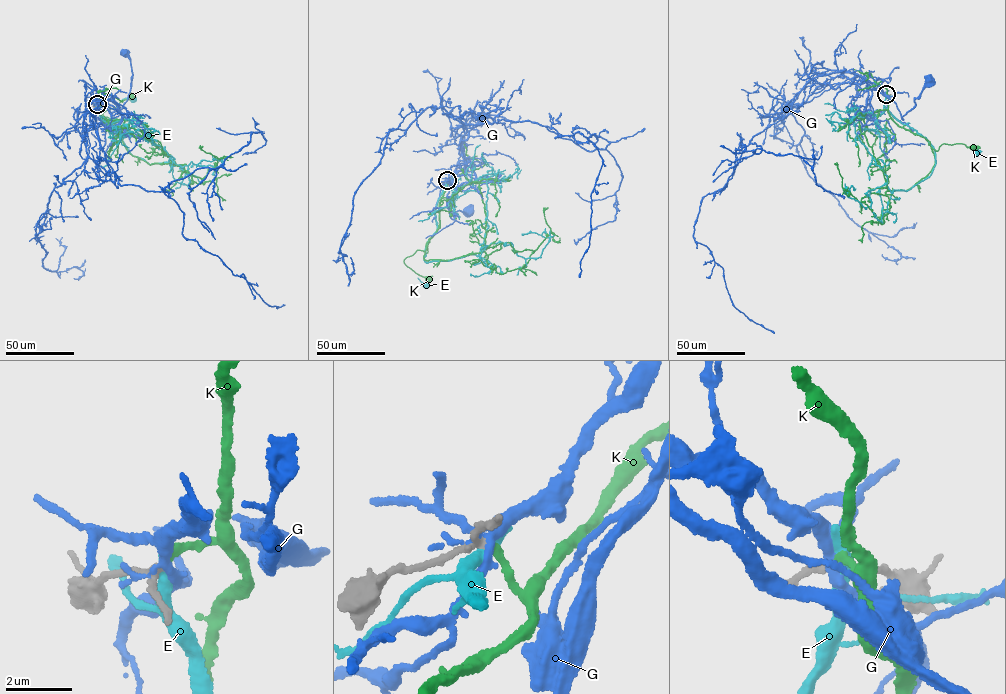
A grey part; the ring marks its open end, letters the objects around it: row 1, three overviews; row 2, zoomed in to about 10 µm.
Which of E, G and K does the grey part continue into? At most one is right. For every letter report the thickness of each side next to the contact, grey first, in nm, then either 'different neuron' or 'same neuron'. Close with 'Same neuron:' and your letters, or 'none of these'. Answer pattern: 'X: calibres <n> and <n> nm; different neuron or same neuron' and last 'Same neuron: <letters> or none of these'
E: calibres 200 and 360 nm; different neuron
G: calibres 200 and 190 nm; different neuron
K: calibres 200 and 220 nm; same neuron
Same neuron: K

